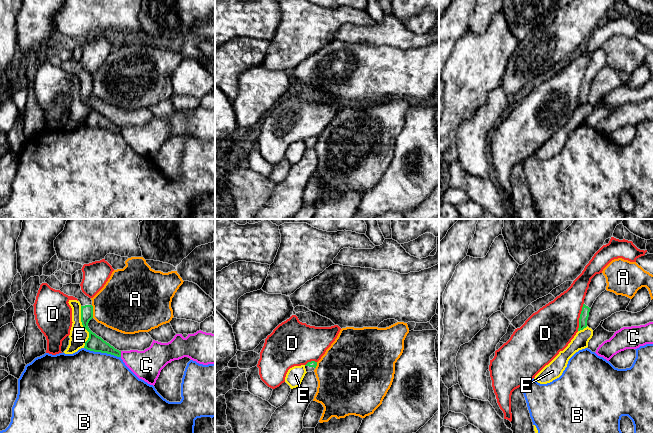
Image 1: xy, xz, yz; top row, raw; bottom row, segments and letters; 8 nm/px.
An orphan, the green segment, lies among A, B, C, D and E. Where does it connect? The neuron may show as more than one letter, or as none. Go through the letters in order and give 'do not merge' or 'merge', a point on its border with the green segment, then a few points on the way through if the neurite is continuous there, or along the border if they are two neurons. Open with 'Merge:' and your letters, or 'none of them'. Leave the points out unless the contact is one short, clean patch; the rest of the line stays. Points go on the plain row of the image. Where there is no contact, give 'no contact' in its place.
Merge: none of them
A: do not merge; contact xy (92, 87)
B: do not merge; contact xy (102, 128)
C: do not merge; contact xy (120, 130)
D: do not merge; contact yz (580, 93)
E: do not merge; contact xy (83, 102)

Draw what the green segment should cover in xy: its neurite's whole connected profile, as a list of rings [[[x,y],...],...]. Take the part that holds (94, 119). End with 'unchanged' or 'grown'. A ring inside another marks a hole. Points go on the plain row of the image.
[[[70,59],[63,61],[60,67],[68,72],[77,74],[81,80],[81,98],[83,103],[89,108],[89,114],[85,118],[84,124],[94,128],[107,129],[121,133],[121,127],[115,125],[89,105],[88,99],[93,94],[92,76],[82,68],[80,60]]] | grown

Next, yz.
[[[603,49],[596,50],[591,55],[580,90],[578,107],[583,106],[587,103],[587,96],[589,93],[590,85],[596,74],[606,66],[606,62],[606,54]]] | grown

